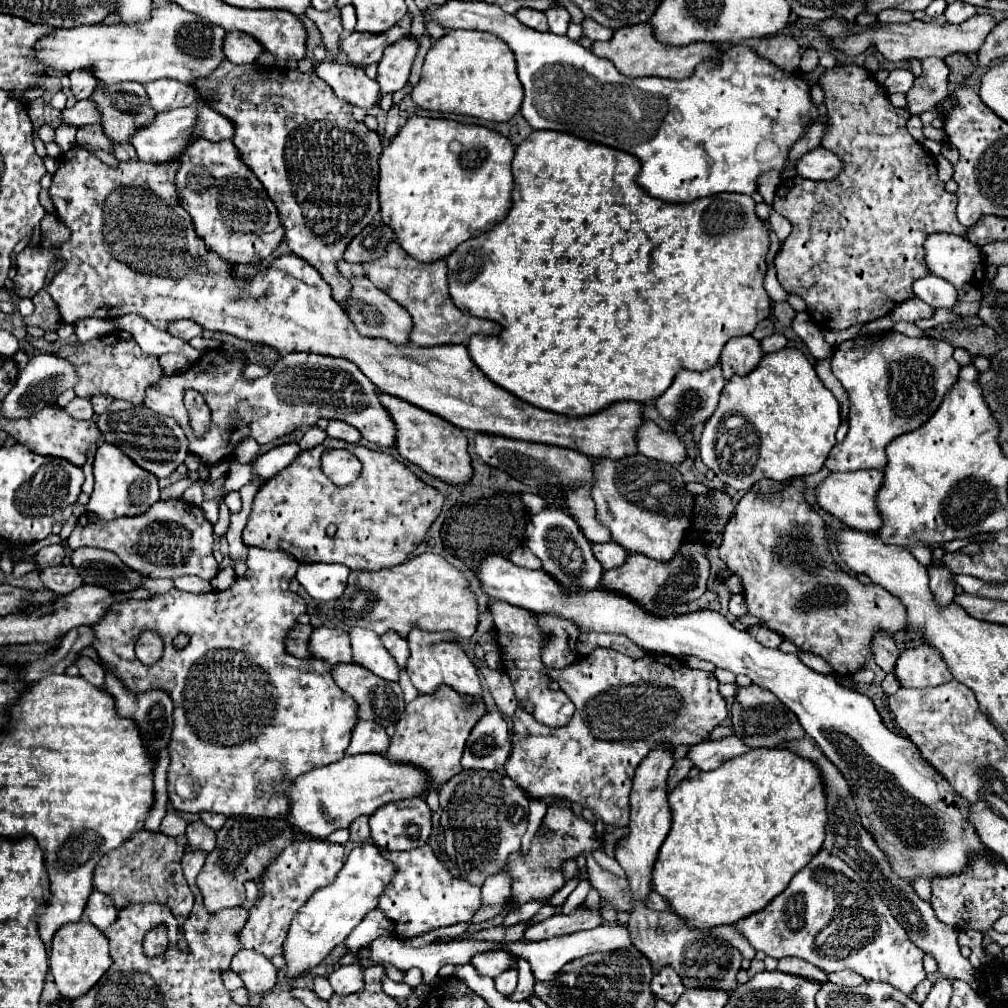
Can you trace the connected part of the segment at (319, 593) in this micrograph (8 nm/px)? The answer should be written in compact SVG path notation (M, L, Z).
M299 565L295 577L315 601L335 601L345 591L349 573L345 565Z

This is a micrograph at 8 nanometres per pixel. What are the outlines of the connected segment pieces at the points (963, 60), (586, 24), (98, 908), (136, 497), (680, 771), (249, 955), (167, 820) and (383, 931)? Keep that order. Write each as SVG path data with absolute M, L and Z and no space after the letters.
M953 53L953 55L945 57L943 61L947 63L947 67L951 71L949 73L949 81L951 83L963 83L973 73L973 69L975 69L973 61L965 53Z
M585 19L581 25L583 25L585 37L589 37L591 41L609 41L613 37L613 29L607 29L593 19Z
M93 889L93 893L89 895L89 903L85 907L85 913L83 913L97 929L107 929L115 917L117 917L117 907L113 905L111 897Z
M101 443L93 461L93 477L95 489L87 503L87 511L95 513L101 519L117 519L117 517L133 517L145 513L153 503L159 501L159 485L157 477L145 473L139 465L133 465L125 453L109 443Z
M683 757L683 759L677 759L675 761L675 765L669 771L669 781L667 781L669 783L669 791L675 789L679 785L679 781L683 781L689 775L689 769L691 767L693 767L693 763L691 763L689 757Z
M247 949L239 951L233 957L231 969L239 973L239 977L245 983L245 989L251 993L271 991L277 983L277 969L273 967L273 963L265 955L259 955Z
M169 811L163 821L161 821L161 833L163 835L169 835L169 837L179 837L185 833L185 827L187 827L187 821L181 819L177 813Z
M373 909L365 915L361 925L343 941L345 953L357 953L365 943L377 939L379 935L395 935L395 923L389 921L383 911Z

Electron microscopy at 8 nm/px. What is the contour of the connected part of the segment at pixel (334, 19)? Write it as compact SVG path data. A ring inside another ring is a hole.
M309 7L305 11L305 15L319 27L319 31L323 33L323 43L325 43L325 49L329 53L337 53L337 43L343 35L343 25L341 25L341 15L339 15L339 9L333 7L333 9L327 9L327 11L317 11L313 7Z

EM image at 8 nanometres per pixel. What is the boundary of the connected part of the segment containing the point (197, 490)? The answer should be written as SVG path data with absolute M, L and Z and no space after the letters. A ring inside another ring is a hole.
M195 481L195 483L191 483L191 487L183 493L183 501L185 503L191 503L191 505L201 505L201 481Z

